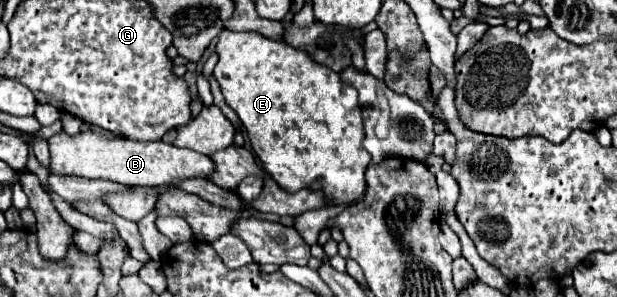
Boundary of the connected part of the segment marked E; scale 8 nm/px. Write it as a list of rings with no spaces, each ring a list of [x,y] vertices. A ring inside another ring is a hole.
[[[221,31],[219,35],[219,41],[217,41],[217,47],[215,47],[217,55],[219,55],[219,61],[215,65],[215,71],[213,71],[213,77],[217,79],[219,87],[221,87],[221,93],[225,97],[225,103],[239,115],[247,135],[249,135],[249,141],[251,141],[251,149],[253,153],[259,157],[259,161],[263,163],[263,169],[287,191],[299,191],[315,181],[321,181],[323,183],[323,191],[329,195],[329,199],[333,197],[333,201],[339,205],[339,203],[351,203],[355,199],[359,199],[363,193],[365,193],[365,169],[369,165],[369,153],[367,149],[363,147],[363,137],[365,137],[365,131],[363,131],[363,119],[361,119],[361,107],[359,107],[359,101],[357,101],[357,91],[349,85],[345,85],[341,79],[339,79],[339,73],[315,63],[307,53],[299,51],[299,49],[293,49],[291,45],[287,43],[281,43],[281,41],[273,41],[273,39],[267,39],[267,37],[261,37],[259,33],[253,33],[253,31]]]

